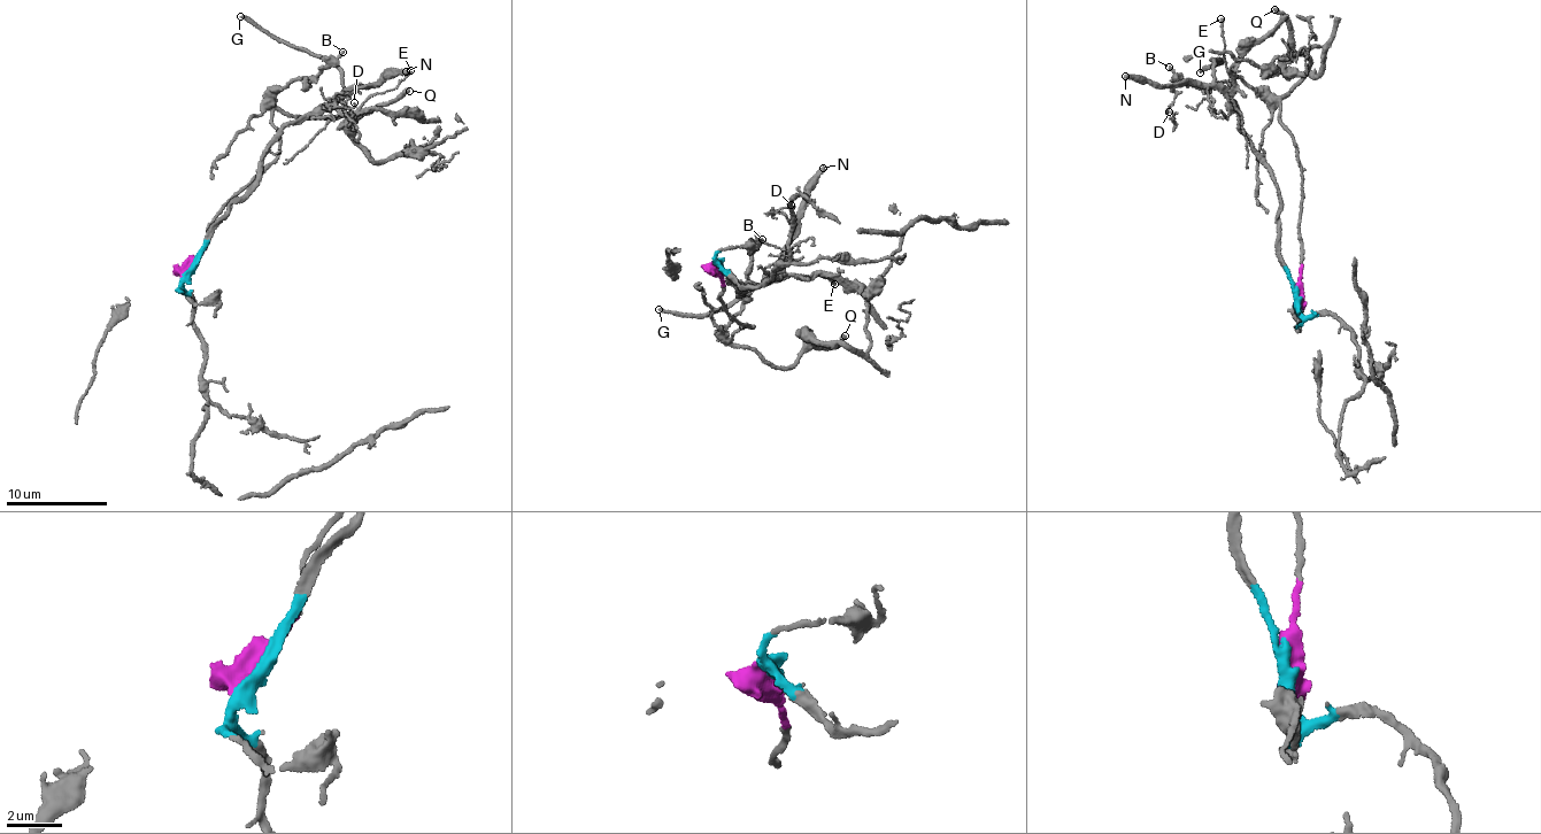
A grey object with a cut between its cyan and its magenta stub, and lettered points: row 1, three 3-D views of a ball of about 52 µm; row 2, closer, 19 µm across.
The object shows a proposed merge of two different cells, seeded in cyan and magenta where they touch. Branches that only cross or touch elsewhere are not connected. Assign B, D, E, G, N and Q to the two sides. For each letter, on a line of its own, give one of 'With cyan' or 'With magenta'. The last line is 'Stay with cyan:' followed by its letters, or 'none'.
B: With magenta
D: With cyan
E: With cyan
G: With cyan
N: With cyan
Q: With magenta
Stay with cyan: D, E, G, N

